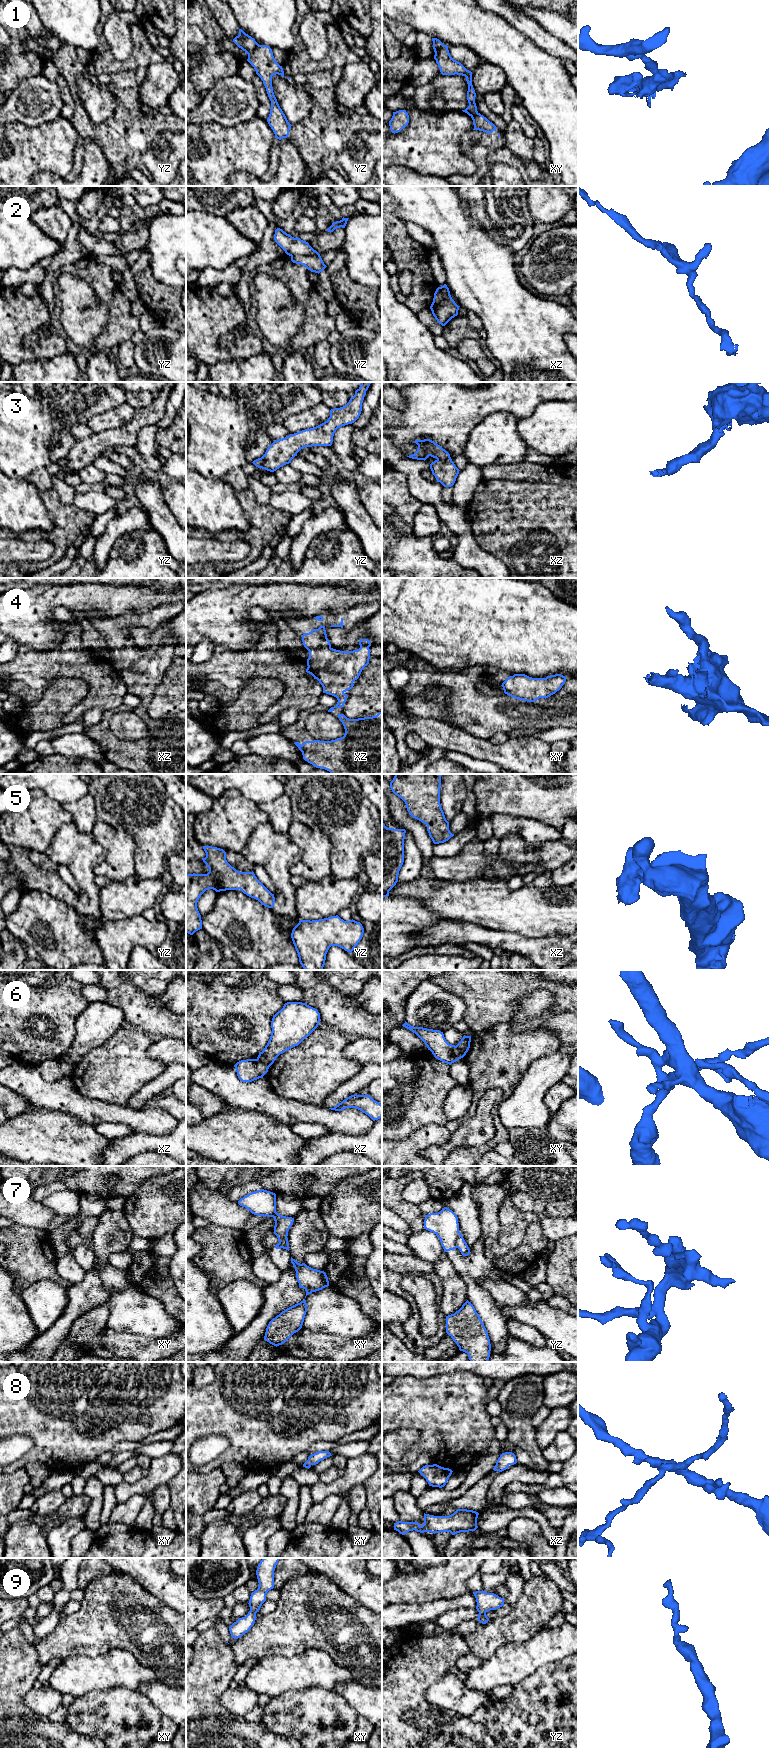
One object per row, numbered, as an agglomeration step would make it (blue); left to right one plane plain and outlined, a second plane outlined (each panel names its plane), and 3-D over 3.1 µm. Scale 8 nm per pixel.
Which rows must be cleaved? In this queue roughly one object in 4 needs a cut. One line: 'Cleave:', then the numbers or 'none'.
Cleave: 1, 2, 6, 7

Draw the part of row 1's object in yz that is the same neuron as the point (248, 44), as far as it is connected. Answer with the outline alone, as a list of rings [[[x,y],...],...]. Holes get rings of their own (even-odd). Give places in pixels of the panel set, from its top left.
[[[239,29],[239,35],[233,39],[233,42],[247,54],[252,53],[259,45],[254,38],[246,34],[242,29]]]

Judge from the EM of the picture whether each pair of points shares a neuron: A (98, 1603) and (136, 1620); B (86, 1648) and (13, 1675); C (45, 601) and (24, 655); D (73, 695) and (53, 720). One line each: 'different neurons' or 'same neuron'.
A: same neuron
B: different neurons
C: different neurons
D: same neuron

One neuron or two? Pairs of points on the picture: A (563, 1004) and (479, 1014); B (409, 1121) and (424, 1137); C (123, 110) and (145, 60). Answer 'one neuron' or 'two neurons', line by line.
A: one neuron
B: two neurons
C: two neurons

